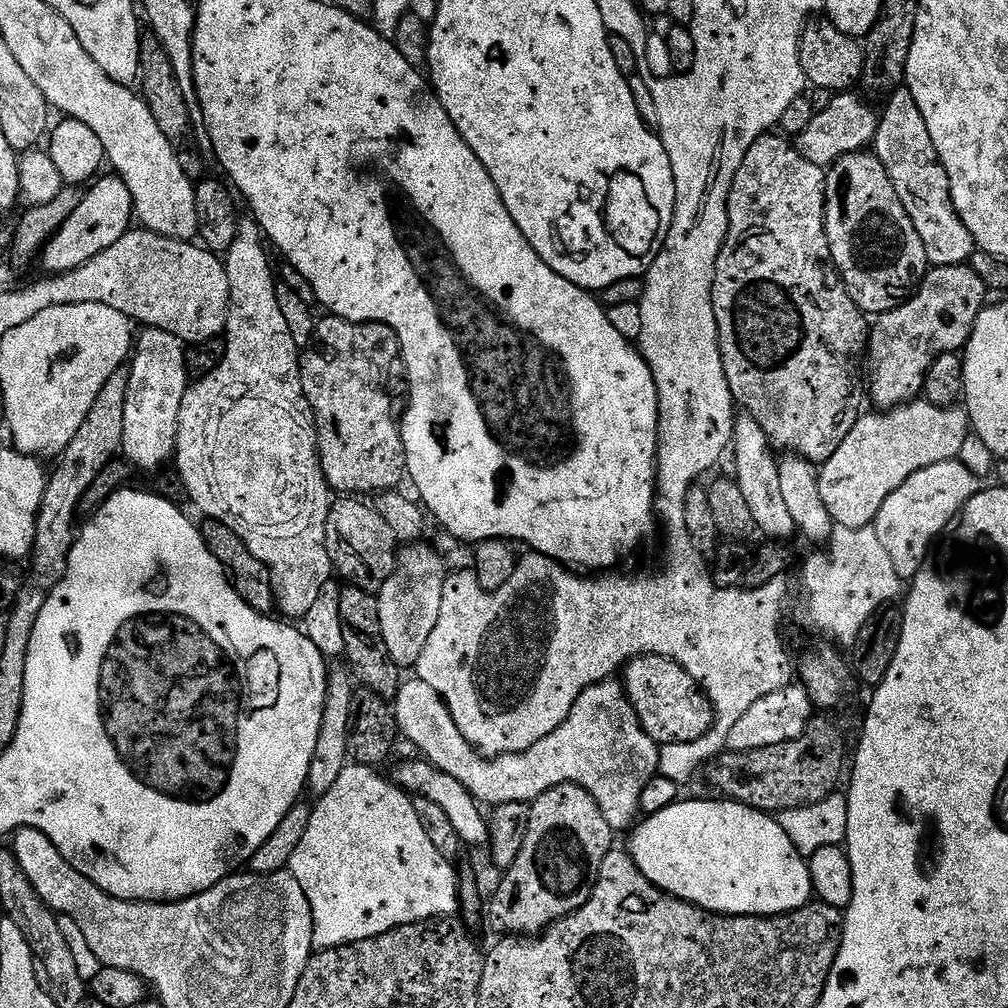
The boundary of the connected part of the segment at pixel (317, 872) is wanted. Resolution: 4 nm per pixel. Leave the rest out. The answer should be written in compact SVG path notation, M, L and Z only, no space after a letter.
M352 766L344 768L338 774L338 782L315 801L306 835L287 867L298 878L298 886L306 890L314 918L312 943L320 950L362 942L386 934L391 928L431 920L434 916L456 916L460 908L457 869L452 869L453 861L442 858L430 838L426 838L412 800L392 800L388 788L356 788L355 770Z

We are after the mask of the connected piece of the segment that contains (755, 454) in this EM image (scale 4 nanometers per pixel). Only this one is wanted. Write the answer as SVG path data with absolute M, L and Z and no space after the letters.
M740 414L736 417L736 429L732 432L732 439L734 441L734 452L736 448L736 472L734 471L734 478L738 482L738 486L742 486L742 494L746 497L746 502L750 502L750 514L754 514L754 522L756 523L757 529L762 533L765 532L765 537L771 538L776 542L788 542L788 539L793 535L794 537L797 535L798 529L796 527L796 523L794 522L794 517L790 514L789 507L786 506L786 497L782 495L782 478L780 477L780 460L778 459L777 453L774 451L771 444L768 443L768 439L766 438L766 434L762 430L762 426L758 426L758 422L754 422L754 418L747 414Z

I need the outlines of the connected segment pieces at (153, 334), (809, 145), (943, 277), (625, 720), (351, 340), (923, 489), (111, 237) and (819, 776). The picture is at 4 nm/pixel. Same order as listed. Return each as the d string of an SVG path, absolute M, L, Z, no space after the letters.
M144 328L139 333L130 356L126 392L126 430L122 430L122 452L140 468L160 468L176 454L178 414L190 377L184 357L186 345L174 334L157 328Z
M849 90L836 95L830 102L830 110L815 113L812 121L800 132L800 137L794 140L796 149L806 158L806 162L814 162L814 166L829 169L841 158L855 152L863 152L875 141L876 131L880 126L880 116L855 91Z
M968 264L932 268L921 280L918 291L905 304L879 313L870 328L870 352L872 348L872 356L876 359L872 368L872 400L876 403L873 405L880 410L891 410L917 399L923 393L926 374L936 359L947 352L959 353L967 344L974 322L989 299L987 296L990 296L989 288Z
M419 678L411 679L405 679L401 683L400 693L394 701L399 735L403 739L405 736L420 751L417 753L428 763L433 764L438 772L450 774L450 778L458 778L458 782L462 782L462 786L466 786L466 790L470 790L472 797L481 805L495 806L506 802L528 804L554 786L577 784L592 795L594 802L598 802L598 806L602 810L602 818L606 818L606 822L610 822L613 833L620 834L623 828L628 830L633 827L640 812L642 790L646 790L646 786L658 775L661 745L655 744L650 738L650 734L646 734L634 706L628 700L628 691L625 690L619 679L609 678L582 690L582 694L578 694L578 702L574 702L566 722L562 722L562 726L558 726L558 730L546 734L546 738L534 742L534 746L530 746L530 750L511 752L495 758L481 756L466 740L462 730L458 730L454 718L446 706L446 702L438 694L438 690L434 690L427 682L422 682Z
M331 314L325 315L325 320L321 319L317 323L314 339L303 349L300 358L300 377L302 378L302 390L304 397L310 402L312 413L316 415L316 433L320 439L320 465L324 471L324 476L328 480L328 487L336 494L364 494L360 492L390 492L401 487L400 483L406 480L406 465L404 463L404 439L400 437L400 424L398 416L392 413L392 400L388 397L388 392L384 389L384 383L388 380L388 367L392 363L397 363L401 355L400 343L396 340L396 333L387 328L384 324L355 324L349 320L343 320L341 316Z
M957 458L934 462L934 466L926 466L910 474L910 478L906 478L906 482L902 482L902 486L898 486L890 498L886 498L882 510L875 518L874 527L882 546L886 546L886 554L890 554L890 562L894 562L894 570L900 575L901 581L911 581L918 574L933 551L932 543L953 527L966 502L970 502L970 498L981 491L981 477L970 474L970 470L966 470L966 466L962 466Z
M116 174L109 175L101 175L85 191L84 201L78 206L78 210L74 210L74 214L66 218L60 231L54 233L51 240L44 245L42 261L44 260L45 273L78 270L78 266L90 262L94 254L110 250L110 246L114 246L114 242L118 242L118 238L122 238L133 227L134 211L130 190L127 189L126 182Z
M828 724L790 742L778 742L778 746L762 746L762 750L749 752L725 751L716 757L707 772L721 797L757 808L759 812L779 814L791 808L818 804L841 787L840 775L846 772L844 736L834 725Z

